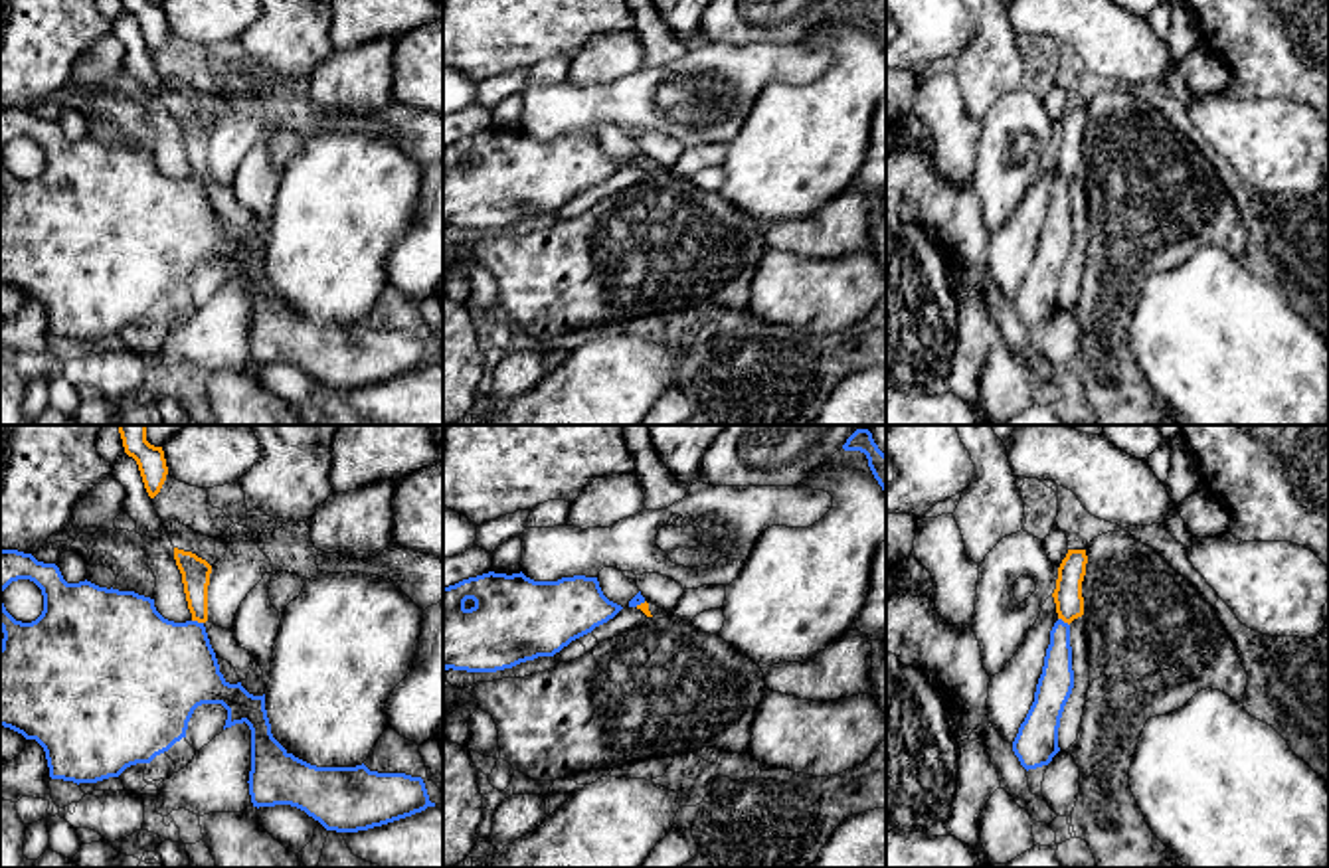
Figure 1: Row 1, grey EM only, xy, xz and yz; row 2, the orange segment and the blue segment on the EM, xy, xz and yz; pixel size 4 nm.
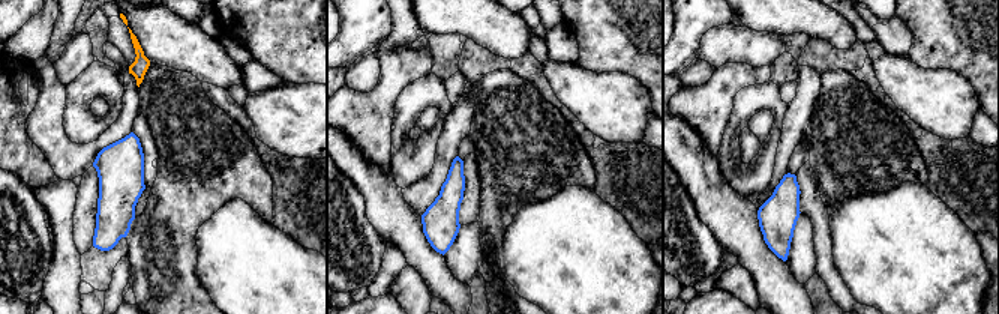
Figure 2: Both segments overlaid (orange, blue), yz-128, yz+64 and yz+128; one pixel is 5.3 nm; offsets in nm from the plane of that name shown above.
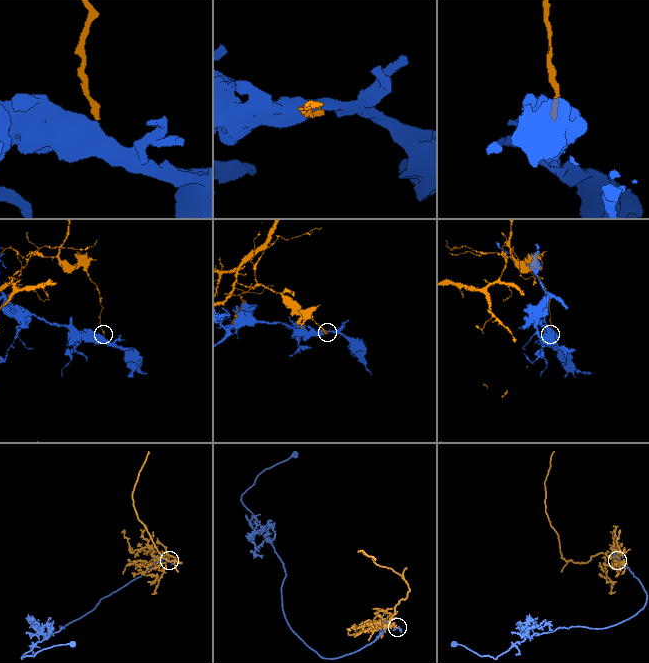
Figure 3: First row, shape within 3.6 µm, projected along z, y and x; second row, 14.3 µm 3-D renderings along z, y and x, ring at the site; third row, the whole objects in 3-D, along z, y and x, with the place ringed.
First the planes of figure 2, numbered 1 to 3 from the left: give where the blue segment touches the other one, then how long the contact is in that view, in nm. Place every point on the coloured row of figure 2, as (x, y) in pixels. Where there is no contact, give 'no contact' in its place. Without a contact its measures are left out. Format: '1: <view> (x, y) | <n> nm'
1: no contact
2: no contact
3: no contact

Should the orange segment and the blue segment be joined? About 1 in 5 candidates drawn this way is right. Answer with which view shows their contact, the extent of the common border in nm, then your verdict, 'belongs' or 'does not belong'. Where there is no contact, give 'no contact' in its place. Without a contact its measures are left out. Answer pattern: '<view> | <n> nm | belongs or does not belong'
xy | 50 nm | does not belong

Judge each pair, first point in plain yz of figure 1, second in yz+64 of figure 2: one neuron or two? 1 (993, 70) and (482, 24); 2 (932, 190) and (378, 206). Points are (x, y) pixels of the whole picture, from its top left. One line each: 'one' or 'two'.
1: two
2: two

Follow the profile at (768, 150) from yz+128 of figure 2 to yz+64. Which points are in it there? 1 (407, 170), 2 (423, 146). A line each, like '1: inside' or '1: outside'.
1: inside
2: inside

